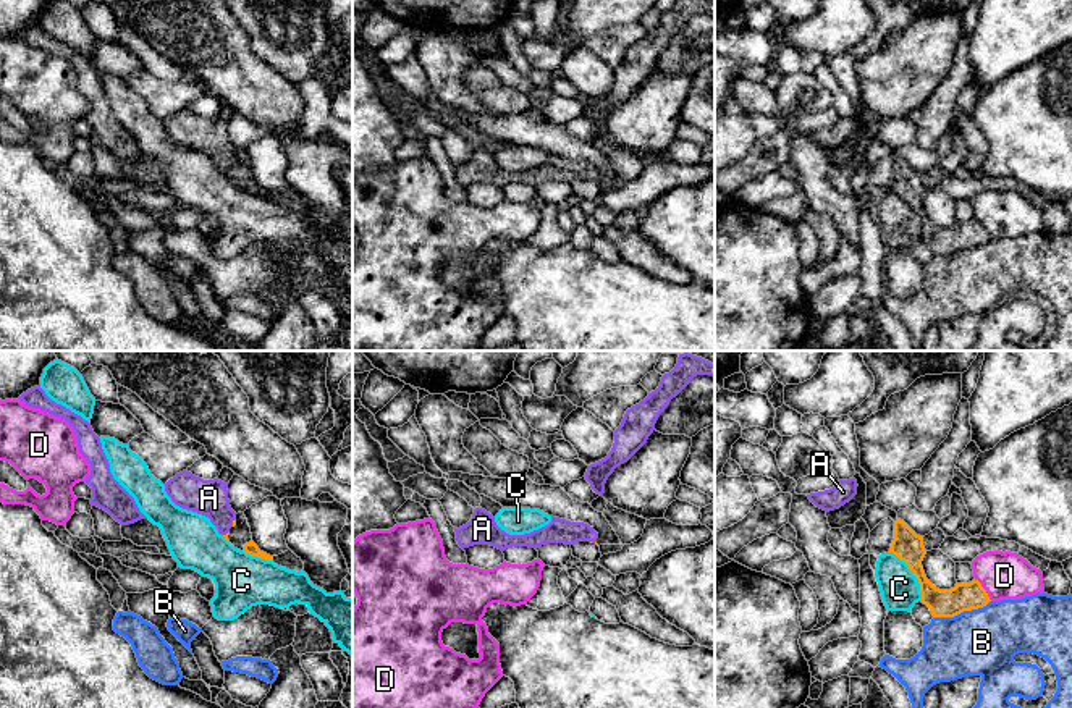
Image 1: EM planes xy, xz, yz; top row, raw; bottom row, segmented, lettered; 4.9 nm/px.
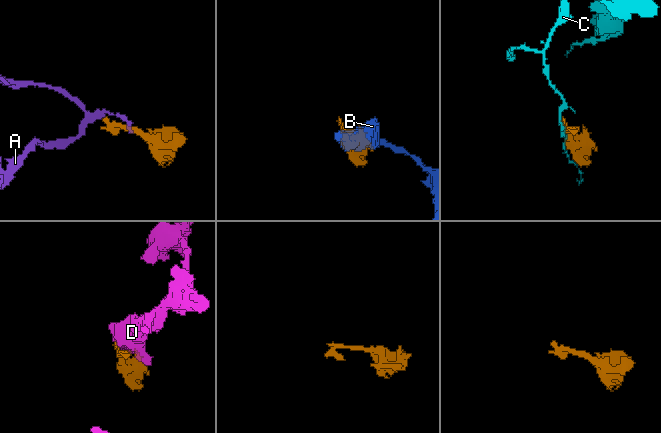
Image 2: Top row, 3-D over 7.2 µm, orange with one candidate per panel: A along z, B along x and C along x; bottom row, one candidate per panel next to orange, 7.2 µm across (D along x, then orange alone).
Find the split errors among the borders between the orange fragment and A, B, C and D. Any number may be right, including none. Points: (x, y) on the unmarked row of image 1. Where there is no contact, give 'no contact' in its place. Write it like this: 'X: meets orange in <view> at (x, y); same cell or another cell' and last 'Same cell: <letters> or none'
A: meets orange in xy at (233, 160); same cell
B: meets orange in yz at (961, 249); another cell
C: meets orange in yz at (914, 212); another cell
D: meets orange in yz at (983, 227); another cell
Same cell: A

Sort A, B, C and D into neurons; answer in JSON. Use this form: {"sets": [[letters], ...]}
{"sets": [["A"], ["B"], ["C"], ["D"]]}

